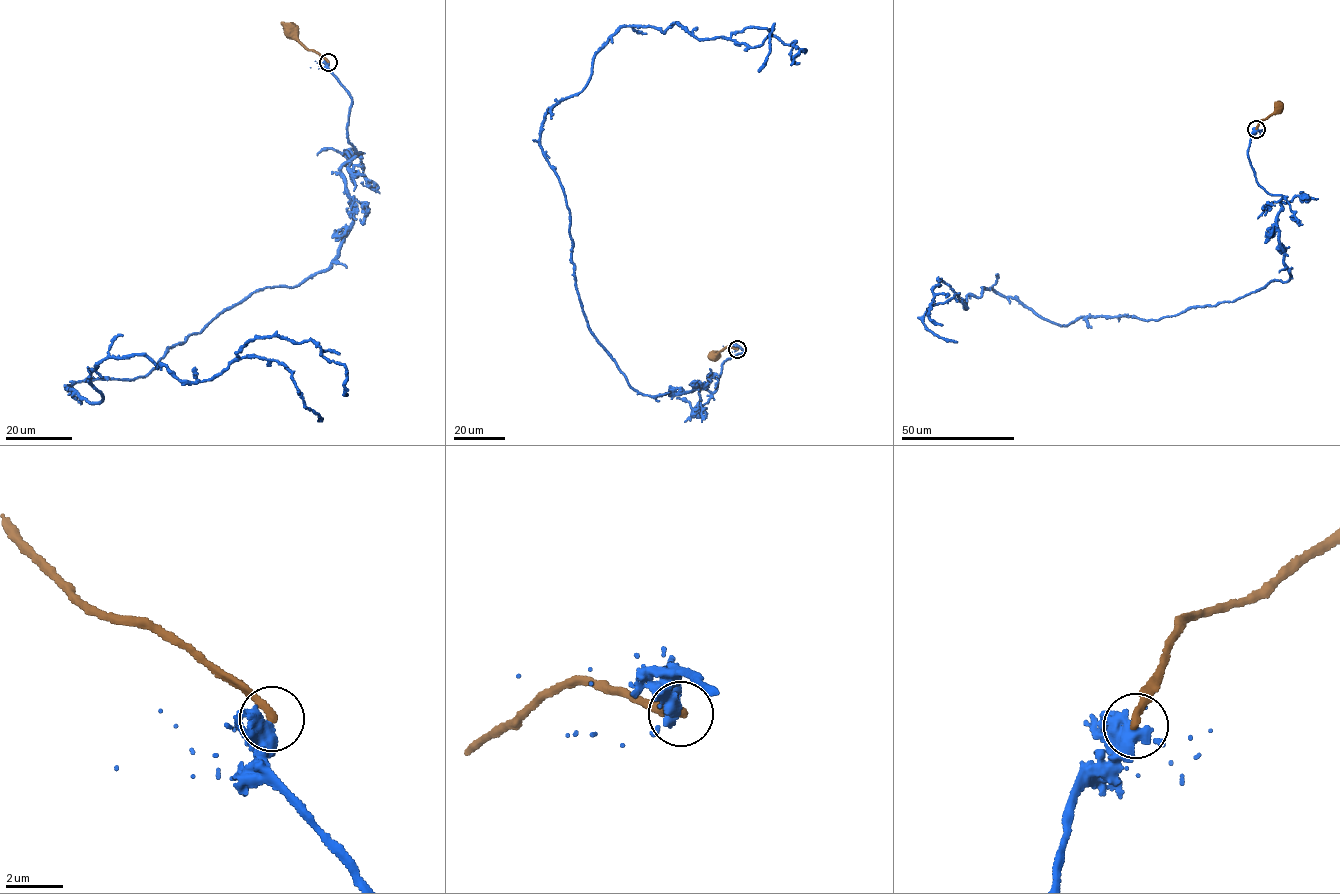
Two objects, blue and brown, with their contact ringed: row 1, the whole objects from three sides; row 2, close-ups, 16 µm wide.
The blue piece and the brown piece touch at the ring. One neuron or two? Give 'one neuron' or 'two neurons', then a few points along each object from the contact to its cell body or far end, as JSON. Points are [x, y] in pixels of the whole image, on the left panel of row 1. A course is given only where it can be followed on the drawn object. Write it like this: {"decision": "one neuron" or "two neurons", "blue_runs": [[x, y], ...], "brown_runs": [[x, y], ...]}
{"decision": "two neurons", "blue_runs": [[328, 62], [361, 152], [339, 254], [66, 387], [279, 336], [345, 395]], "brown_runs": [[328, 62], [307, 50], [300, 43], [296, 30], [291, 30]]}

